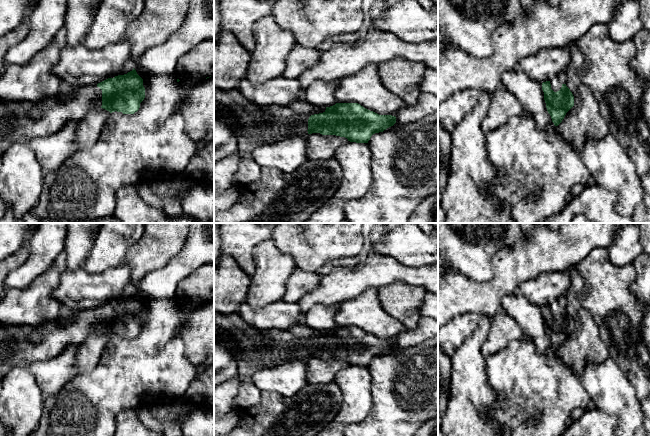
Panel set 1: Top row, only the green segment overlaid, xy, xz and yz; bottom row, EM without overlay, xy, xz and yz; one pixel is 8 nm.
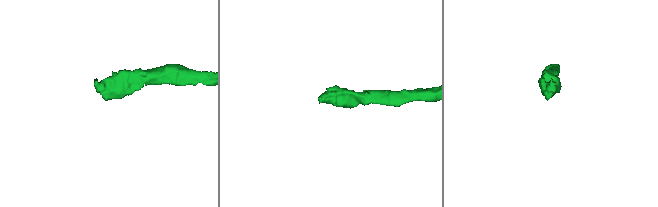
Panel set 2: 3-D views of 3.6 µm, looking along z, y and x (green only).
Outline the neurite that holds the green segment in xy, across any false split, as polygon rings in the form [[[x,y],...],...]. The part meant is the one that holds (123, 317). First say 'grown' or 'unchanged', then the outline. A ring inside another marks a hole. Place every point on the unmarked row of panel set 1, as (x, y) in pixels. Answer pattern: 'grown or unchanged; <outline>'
grown; [[[134,292],[127,298],[108,302],[97,309],[77,312],[67,323],[55,319],[34,328],[31,326],[6,326],[0,322],[0,381],[14,367],[28,366],[36,360],[50,359],[61,353],[68,345],[75,345],[78,347],[87,339],[92,331],[101,331],[110,337],[117,335],[122,336],[123,338],[134,338],[139,334],[140,327],[144,322],[145,312],[143,310],[143,303],[137,298]],[[36,330],[41,334],[41,336],[37,342],[34,342],[32,340],[32,334]]]

